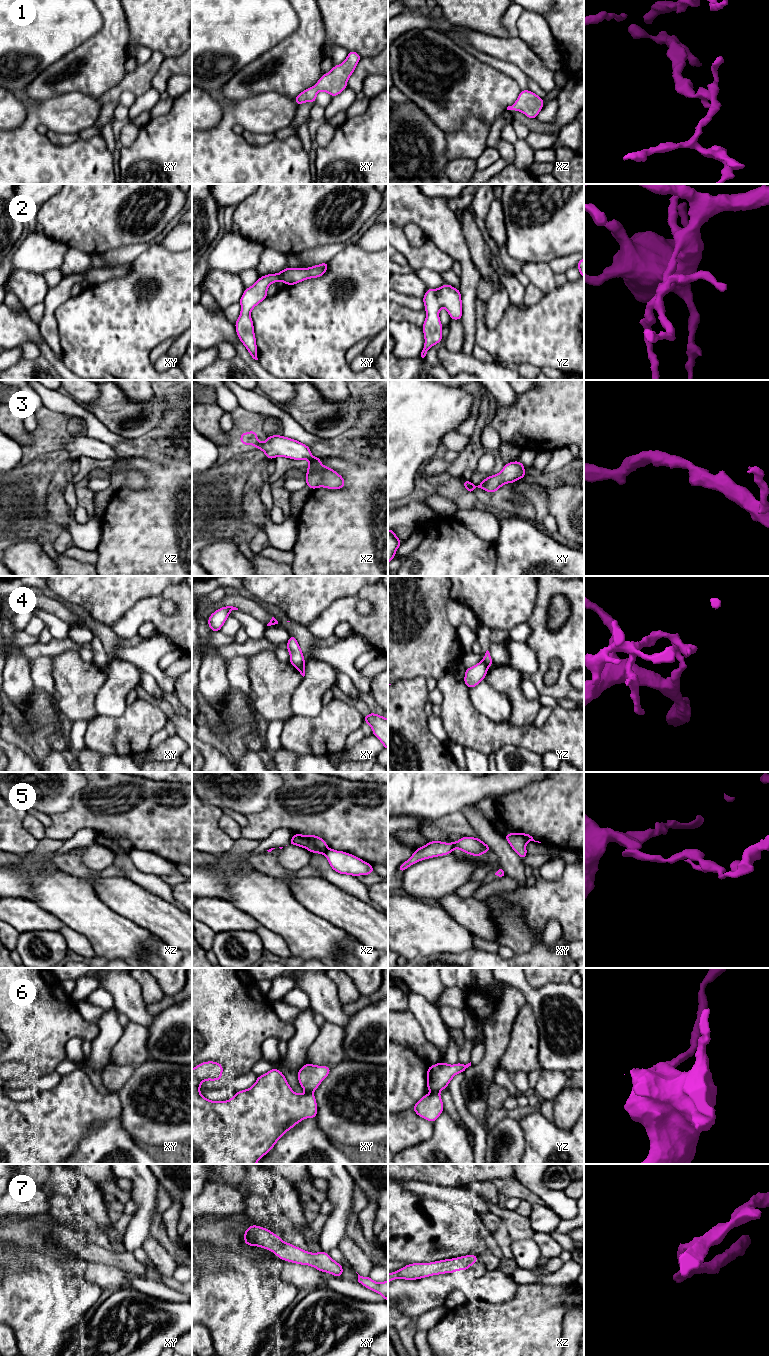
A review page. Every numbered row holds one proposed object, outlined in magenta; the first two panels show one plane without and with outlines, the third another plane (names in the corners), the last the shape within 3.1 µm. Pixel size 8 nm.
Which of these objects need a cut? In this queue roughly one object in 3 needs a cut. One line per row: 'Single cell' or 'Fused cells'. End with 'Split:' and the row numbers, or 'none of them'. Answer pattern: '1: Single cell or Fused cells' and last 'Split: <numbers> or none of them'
1: Single cell
2: Single cell
3: Single cell
4: Fused cells
5: Fused cells
6: Fused cells
7: Single cell
Split: 4, 5, 6

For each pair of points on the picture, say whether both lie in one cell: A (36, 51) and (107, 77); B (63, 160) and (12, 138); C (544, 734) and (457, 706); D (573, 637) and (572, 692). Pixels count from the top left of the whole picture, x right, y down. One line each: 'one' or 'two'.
A: two
B: one
C: one
D: one

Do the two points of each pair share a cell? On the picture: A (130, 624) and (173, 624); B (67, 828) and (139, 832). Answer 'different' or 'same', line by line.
A: same
B: same

